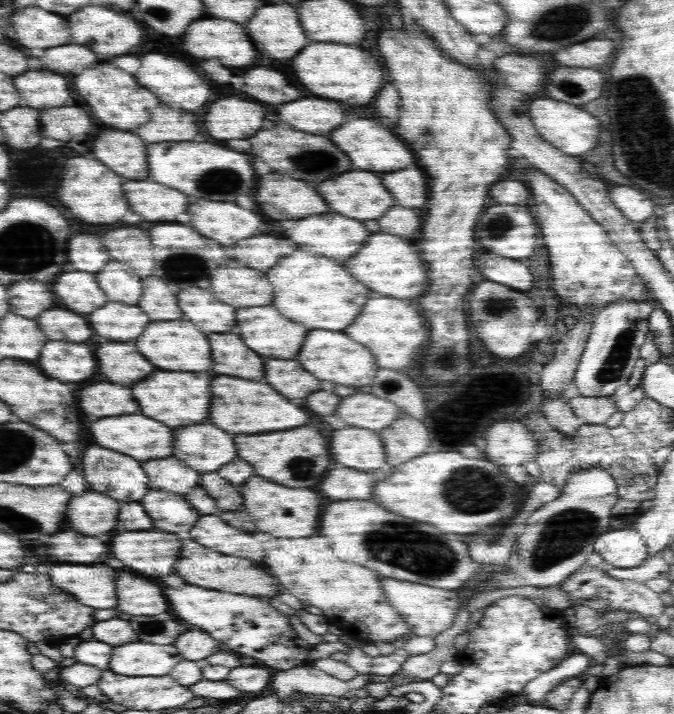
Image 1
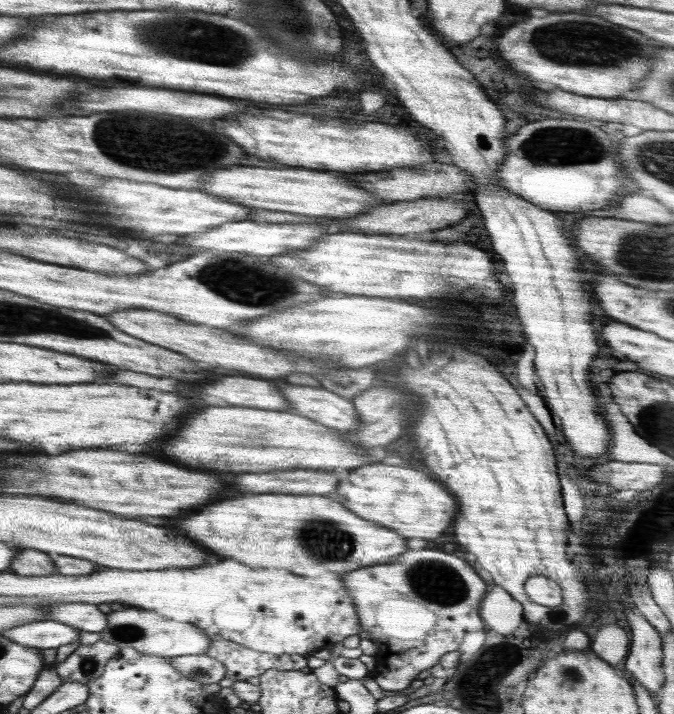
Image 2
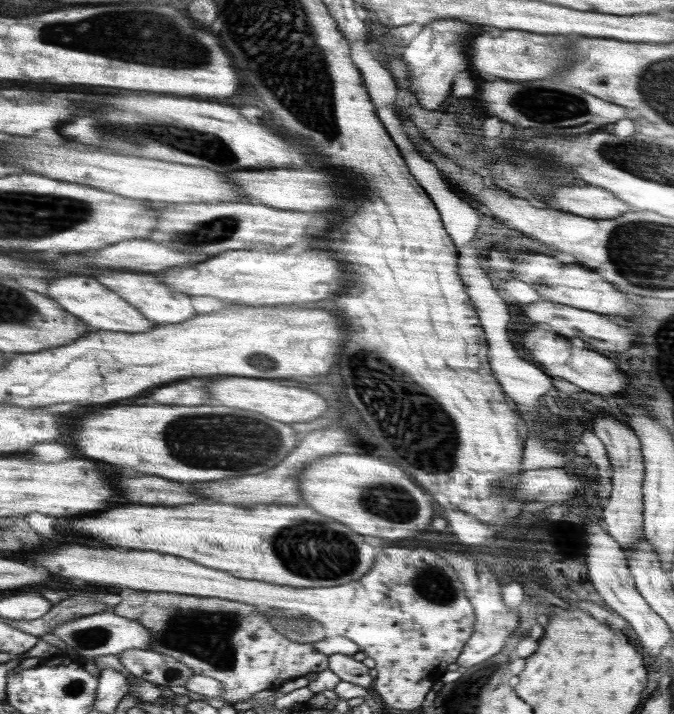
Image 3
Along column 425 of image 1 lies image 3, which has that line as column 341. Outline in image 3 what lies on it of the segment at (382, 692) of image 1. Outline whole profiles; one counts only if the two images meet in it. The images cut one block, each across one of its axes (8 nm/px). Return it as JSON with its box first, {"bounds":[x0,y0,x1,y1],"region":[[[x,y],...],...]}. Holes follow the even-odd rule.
{"bounds":[328,653,375,688],"region":[[[342,653],[328,657],[328,669],[337,674],[341,680],[368,688],[375,682],[373,673],[370,673],[362,661],[355,661],[350,655]]]}

